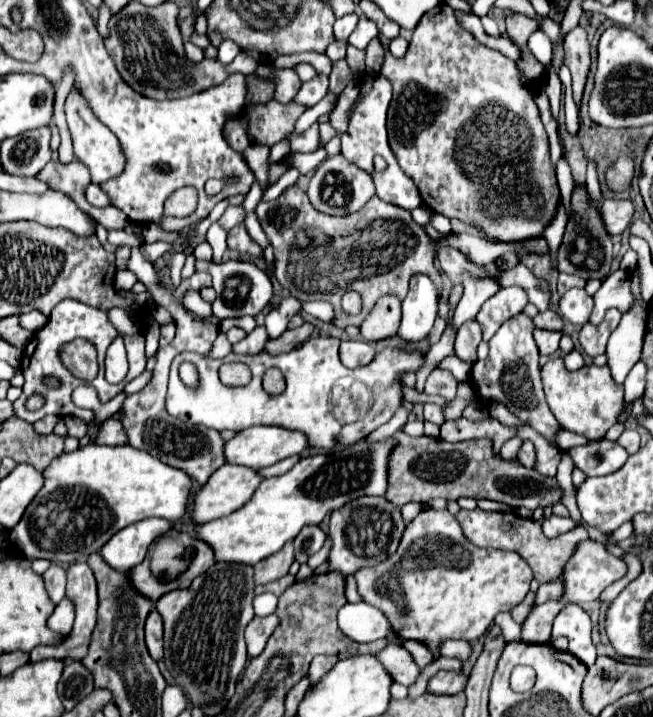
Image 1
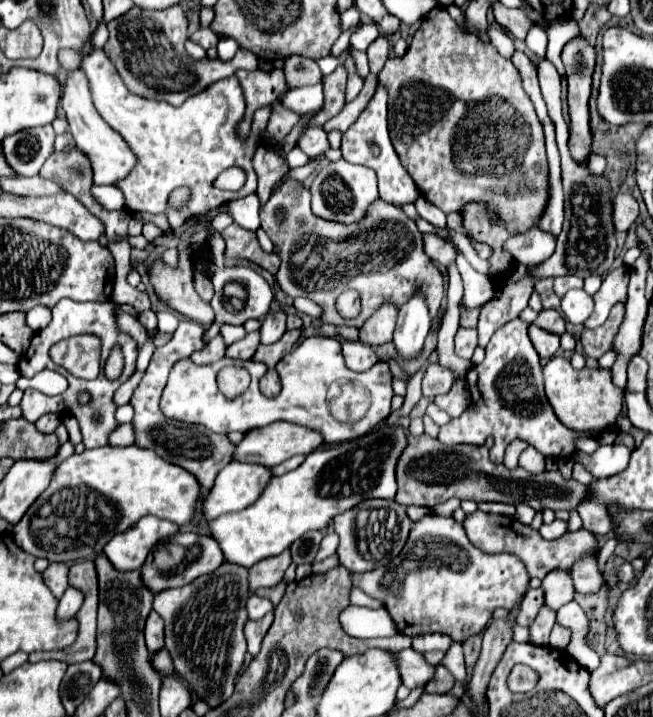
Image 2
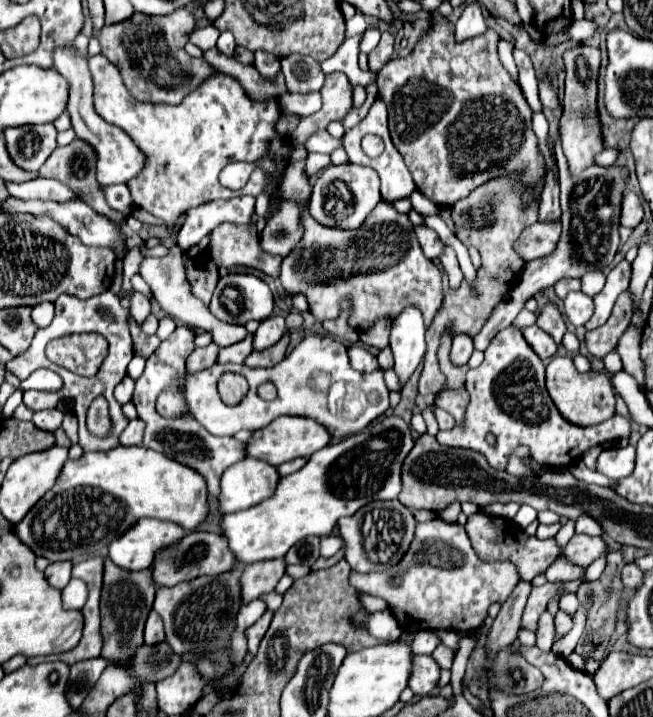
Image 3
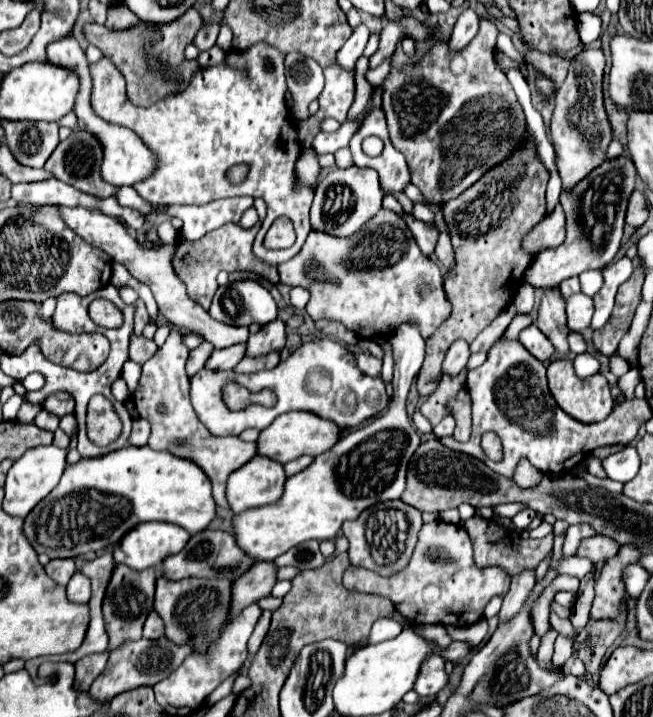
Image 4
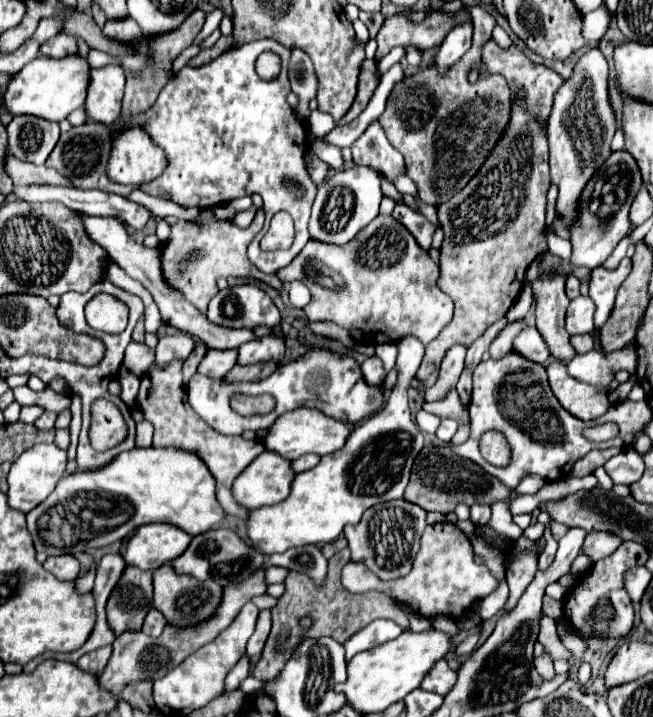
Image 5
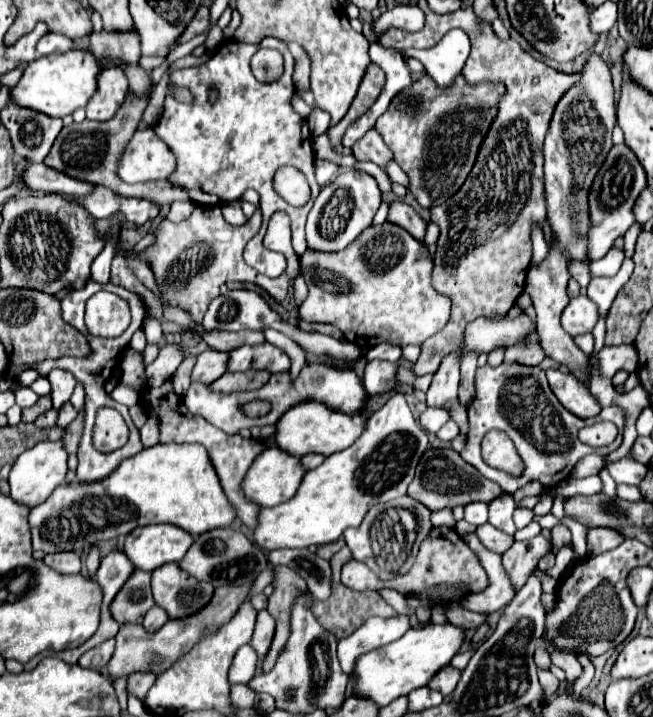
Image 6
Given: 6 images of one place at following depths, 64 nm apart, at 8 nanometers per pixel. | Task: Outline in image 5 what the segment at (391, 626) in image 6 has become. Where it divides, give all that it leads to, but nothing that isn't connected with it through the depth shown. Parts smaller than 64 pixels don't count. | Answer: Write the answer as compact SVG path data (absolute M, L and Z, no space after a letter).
M374 620L372 624L368 624L368 628L364 628L360 634L352 636L350 640L344 642L346 648L346 660L350 660L352 656L356 656L358 652L372 648L376 644L388 642L392 638L396 638L402 633L402 628L392 622L392 620Z

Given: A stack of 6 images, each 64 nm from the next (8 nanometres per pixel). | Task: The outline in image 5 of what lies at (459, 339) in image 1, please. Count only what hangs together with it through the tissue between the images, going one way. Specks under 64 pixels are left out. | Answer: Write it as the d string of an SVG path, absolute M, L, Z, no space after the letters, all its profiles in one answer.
M454 344L444 360L442 360L442 366L440 366L440 376L438 376L438 384L432 386L424 398L426 402L434 402L434 400L440 400L452 386L456 386L458 378L460 378L460 372L464 368L464 358L466 358L466 346L462 344Z

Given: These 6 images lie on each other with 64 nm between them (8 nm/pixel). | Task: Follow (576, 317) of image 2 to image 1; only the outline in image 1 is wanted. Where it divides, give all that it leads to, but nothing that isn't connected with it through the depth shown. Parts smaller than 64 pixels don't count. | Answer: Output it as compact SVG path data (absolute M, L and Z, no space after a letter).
M572 288L560 298L560 314L572 324L586 324L592 314L592 296L582 288Z

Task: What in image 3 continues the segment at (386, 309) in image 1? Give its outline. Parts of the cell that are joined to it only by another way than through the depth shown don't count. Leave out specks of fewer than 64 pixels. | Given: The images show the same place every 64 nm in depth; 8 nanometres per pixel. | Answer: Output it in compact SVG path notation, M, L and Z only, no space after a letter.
M382 316L368 330L360 332L360 342L368 344L368 346L376 346L376 348L386 348L388 346L390 328L392 328L392 318L390 316Z

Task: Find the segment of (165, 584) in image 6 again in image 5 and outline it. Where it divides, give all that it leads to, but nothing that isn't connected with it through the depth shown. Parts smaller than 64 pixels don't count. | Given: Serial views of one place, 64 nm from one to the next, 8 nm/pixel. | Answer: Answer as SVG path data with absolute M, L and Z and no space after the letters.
M170 564L160 566L154 572L154 608L158 608L166 622L174 628L190 628L210 620L222 602L222 586L214 580L196 580L192 576L176 576Z

